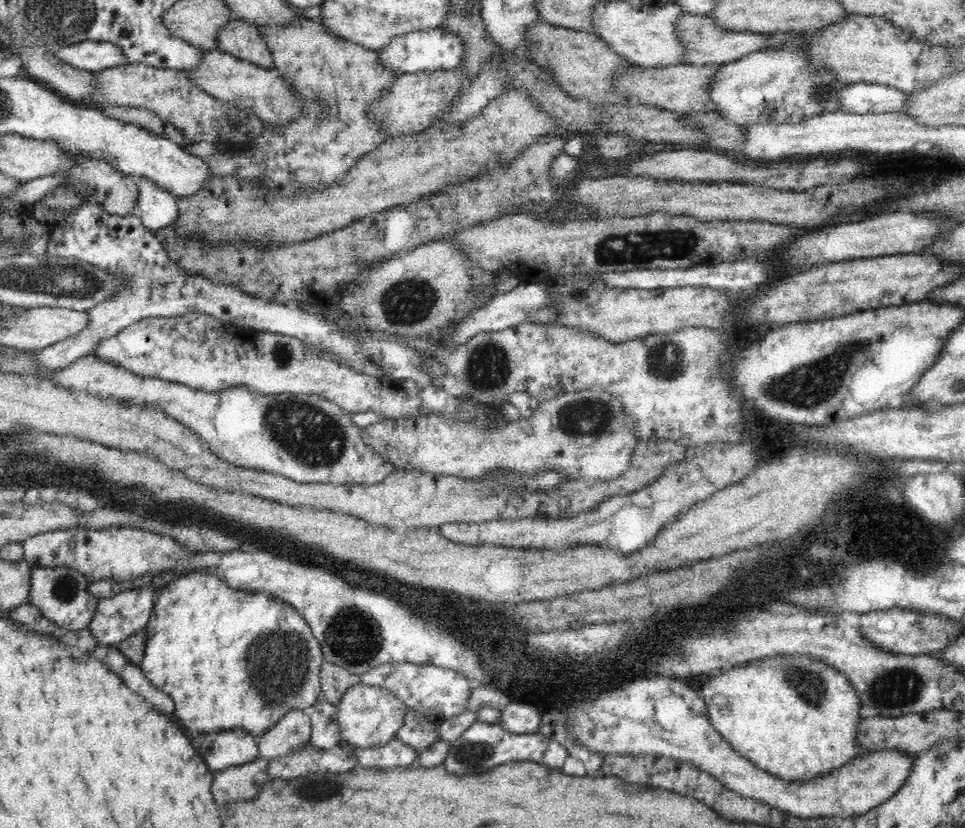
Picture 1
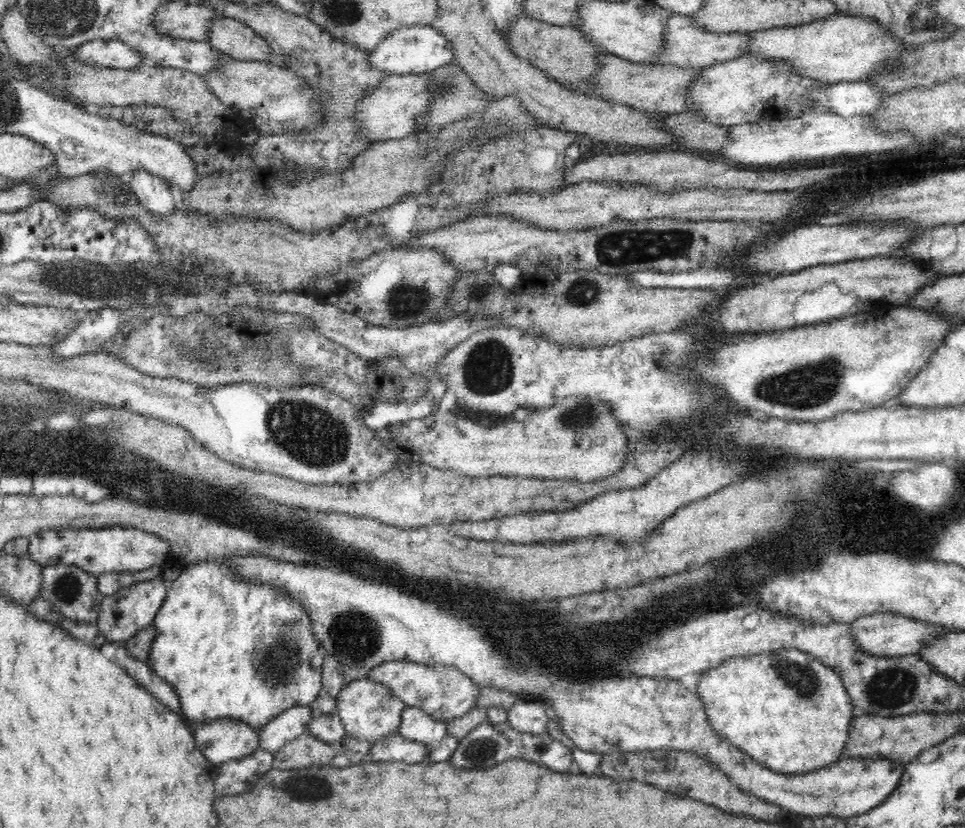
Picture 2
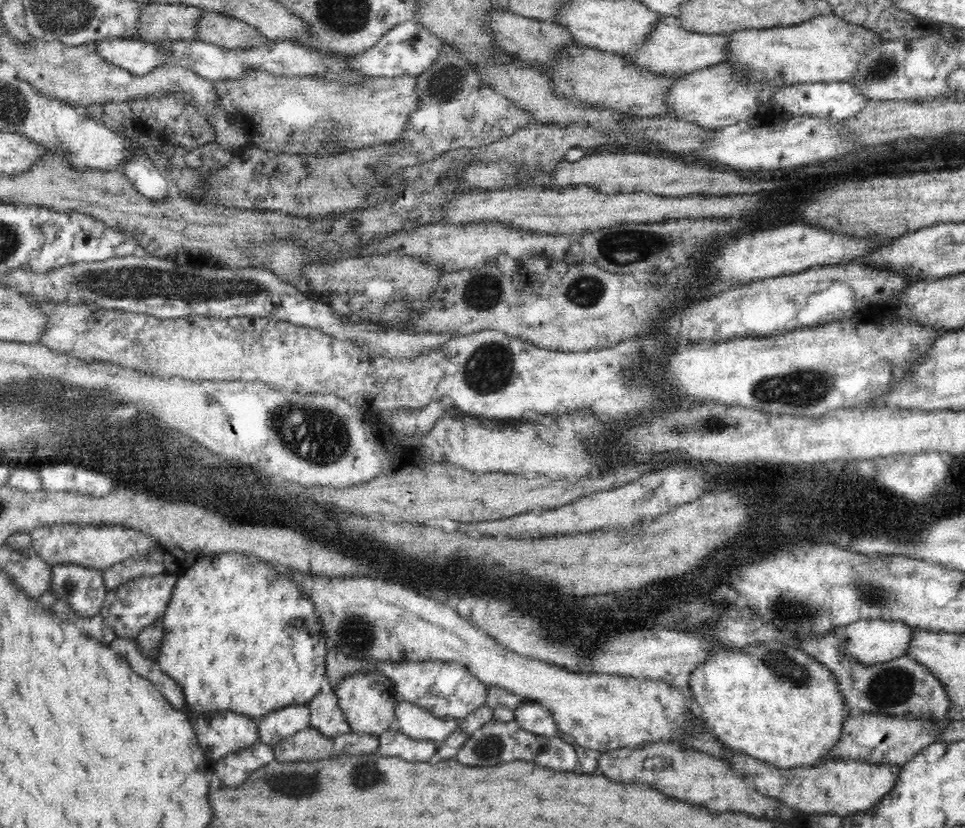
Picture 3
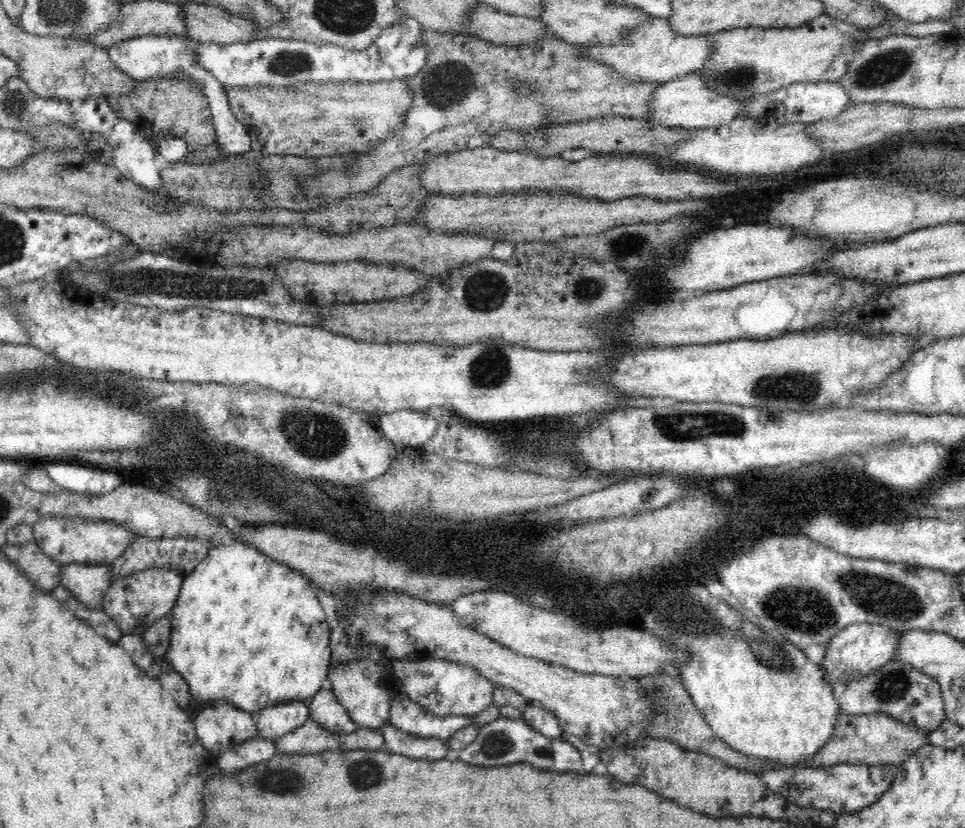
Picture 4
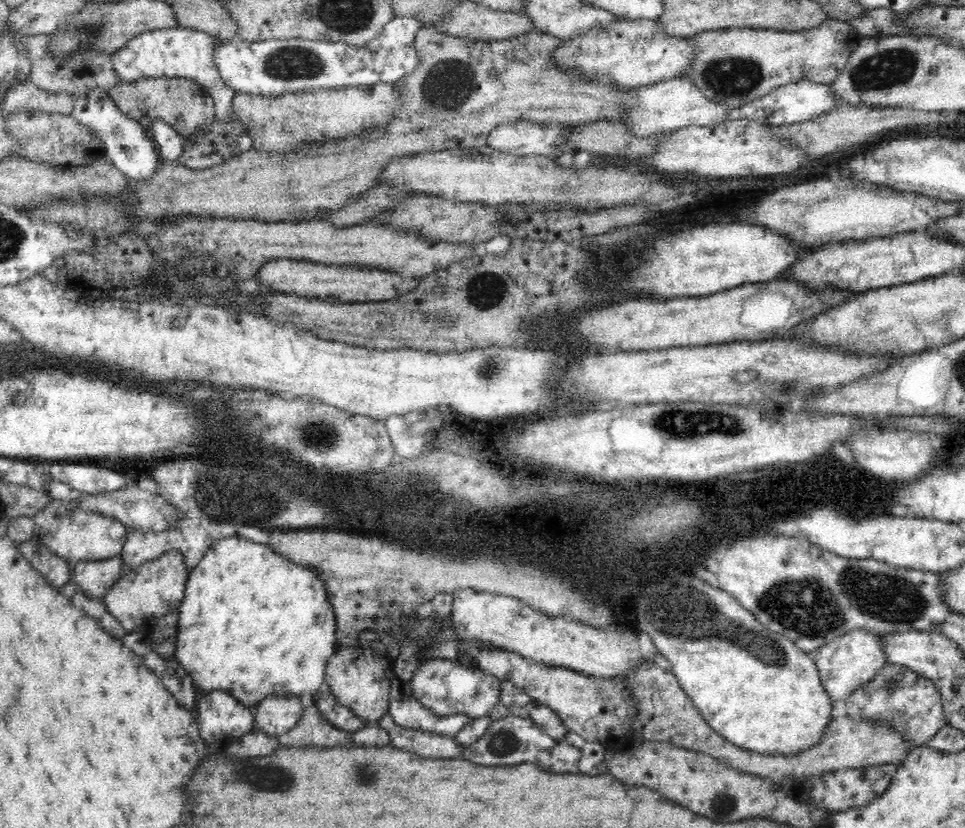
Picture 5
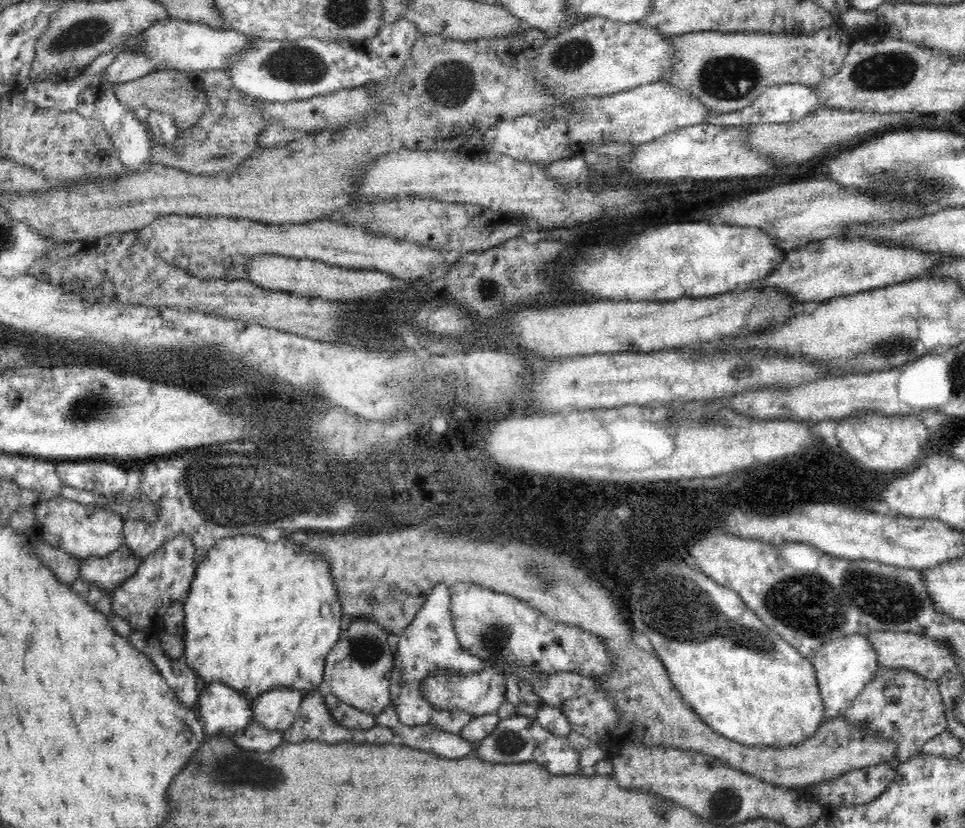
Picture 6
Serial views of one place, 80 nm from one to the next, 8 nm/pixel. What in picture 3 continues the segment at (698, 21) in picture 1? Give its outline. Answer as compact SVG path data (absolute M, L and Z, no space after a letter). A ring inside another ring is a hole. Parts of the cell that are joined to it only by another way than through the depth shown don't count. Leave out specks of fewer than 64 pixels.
M662 15L655 32L647 38L645 45L628 59L653 74L677 73L681 78L695 70L726 61L730 54L730 41L731 34L716 35L692 32L682 26L679 16Z

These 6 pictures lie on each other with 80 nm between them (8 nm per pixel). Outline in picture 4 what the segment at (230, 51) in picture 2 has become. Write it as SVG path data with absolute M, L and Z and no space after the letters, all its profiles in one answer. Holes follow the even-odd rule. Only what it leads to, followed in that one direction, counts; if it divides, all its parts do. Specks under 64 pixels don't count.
M186 3L185 23L188 36L194 42L231 45L232 43L249 43L256 41L256 24L240 15L230 14L216 6Z

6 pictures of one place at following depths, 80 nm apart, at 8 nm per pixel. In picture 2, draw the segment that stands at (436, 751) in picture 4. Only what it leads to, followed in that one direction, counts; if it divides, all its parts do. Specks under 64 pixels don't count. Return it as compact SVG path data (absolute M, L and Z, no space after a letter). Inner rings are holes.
M392 734L375 742L368 750L367 760L372 762L408 762L416 764L426 758L429 746L412 742L402 735Z

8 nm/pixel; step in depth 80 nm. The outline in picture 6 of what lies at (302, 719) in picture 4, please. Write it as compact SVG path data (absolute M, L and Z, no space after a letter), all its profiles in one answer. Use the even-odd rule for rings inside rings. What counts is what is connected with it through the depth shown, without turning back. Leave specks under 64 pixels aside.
M288 688L269 690L251 701L253 720L270 731L288 730L294 722L303 697L303 691Z

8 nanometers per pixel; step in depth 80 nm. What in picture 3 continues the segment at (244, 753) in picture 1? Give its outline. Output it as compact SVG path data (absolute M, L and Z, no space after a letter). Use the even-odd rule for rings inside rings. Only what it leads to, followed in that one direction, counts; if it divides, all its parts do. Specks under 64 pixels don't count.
M230 711L201 714L194 724L198 743L214 762L259 742L259 723Z

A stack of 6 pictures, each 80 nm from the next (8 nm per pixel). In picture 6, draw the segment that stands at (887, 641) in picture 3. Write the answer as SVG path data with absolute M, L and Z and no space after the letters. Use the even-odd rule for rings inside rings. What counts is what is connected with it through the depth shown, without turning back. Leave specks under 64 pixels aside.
M855 633L843 638L836 638L820 646L813 655L820 695L825 704L825 720L840 716L846 711L850 702L860 695L860 692L872 682L880 668L876 649L872 647L870 636Z

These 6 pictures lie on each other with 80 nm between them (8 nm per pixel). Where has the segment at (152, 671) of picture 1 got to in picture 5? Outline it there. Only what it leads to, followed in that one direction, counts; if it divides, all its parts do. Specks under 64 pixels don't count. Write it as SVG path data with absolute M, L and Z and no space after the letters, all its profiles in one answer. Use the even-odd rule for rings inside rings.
M238 535L228 537L216 541L196 565L196 568L189 572L188 580L184 586L184 596L177 609L179 618L175 651L172 652L171 658L176 659L188 676L192 677L194 688L199 696L220 689L232 697L236 697L236 700L244 706L255 710L265 698L288 695L302 696L306 693L316 696L319 690L326 685L327 664L330 657L337 651L335 637L337 625L334 609L326 597L324 581L318 579L314 569L308 569L308 567L296 565L286 558L280 558L276 552L272 552L272 549L268 549L268 546L264 546L264 544L254 544L254 542Z

